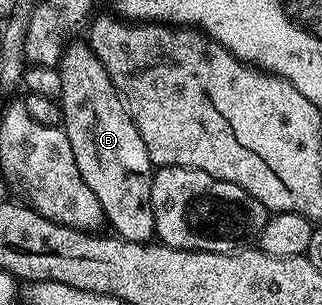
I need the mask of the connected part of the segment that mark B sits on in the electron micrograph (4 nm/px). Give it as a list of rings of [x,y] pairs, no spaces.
[[[68,42],[59,59],[61,73],[61,93],[59,106],[63,108],[63,132],[69,137],[69,145],[73,145],[73,157],[77,161],[77,169],[93,189],[97,201],[101,201],[104,220],[111,223],[110,230],[120,239],[128,239],[134,243],[146,243],[155,235],[153,221],[153,201],[151,200],[151,176],[153,164],[145,149],[145,141],[141,141],[141,133],[137,133],[137,125],[127,112],[127,104],[119,90],[113,85],[109,73],[105,73],[105,65],[93,53],[90,42]]]

